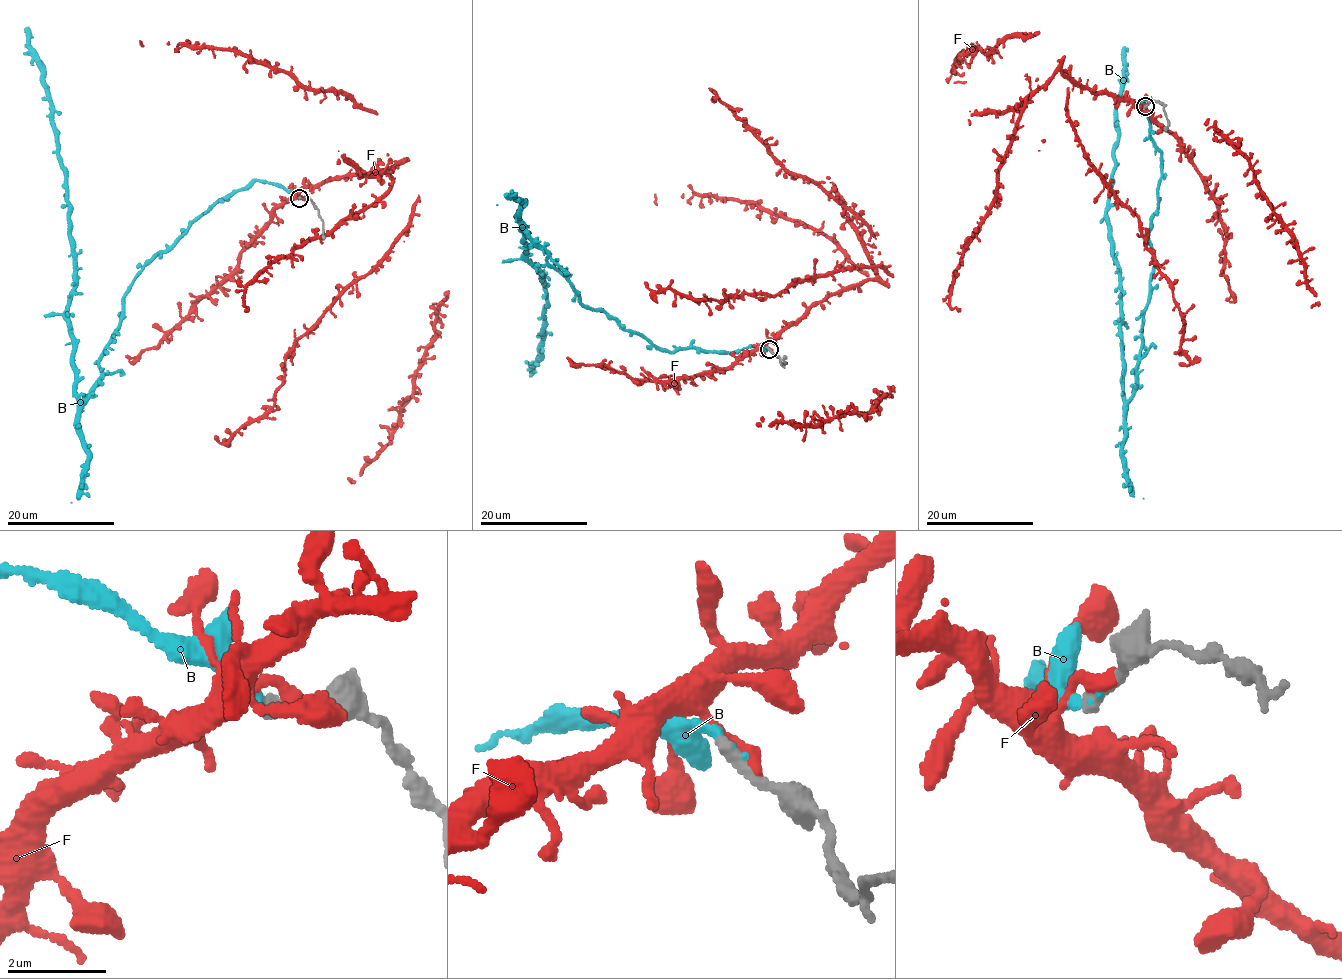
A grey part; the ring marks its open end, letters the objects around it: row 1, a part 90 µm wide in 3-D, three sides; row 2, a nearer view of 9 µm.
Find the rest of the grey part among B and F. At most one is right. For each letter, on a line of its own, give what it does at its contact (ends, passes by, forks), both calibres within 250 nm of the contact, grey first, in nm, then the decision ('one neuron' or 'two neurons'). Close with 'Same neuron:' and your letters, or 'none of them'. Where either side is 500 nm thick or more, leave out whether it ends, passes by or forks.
B: it ends; calibres 280 and 160 nm; one neuron
F: it ends; calibres 320 and 320 nm; two neurons
Same neuron: B

